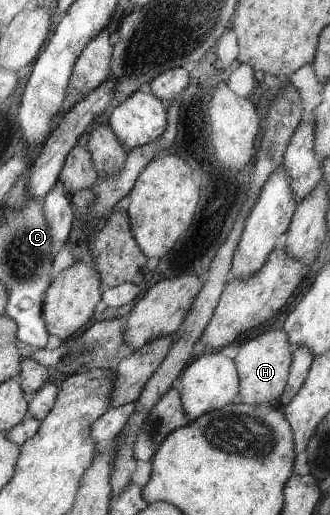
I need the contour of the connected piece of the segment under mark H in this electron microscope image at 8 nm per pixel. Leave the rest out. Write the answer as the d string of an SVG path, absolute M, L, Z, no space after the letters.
M271 330L251 340L246 340L238 348L234 361L238 376L242 379L239 402L246 405L275 404L289 385L293 348L288 334L283 330Z

